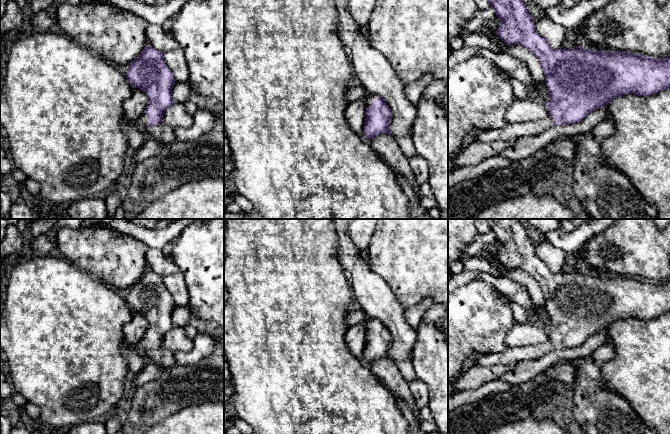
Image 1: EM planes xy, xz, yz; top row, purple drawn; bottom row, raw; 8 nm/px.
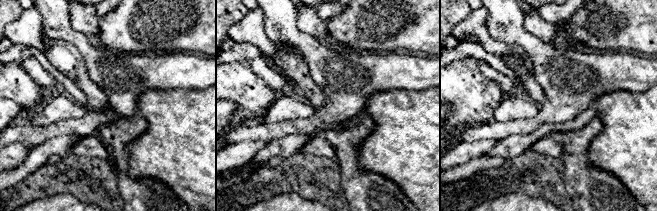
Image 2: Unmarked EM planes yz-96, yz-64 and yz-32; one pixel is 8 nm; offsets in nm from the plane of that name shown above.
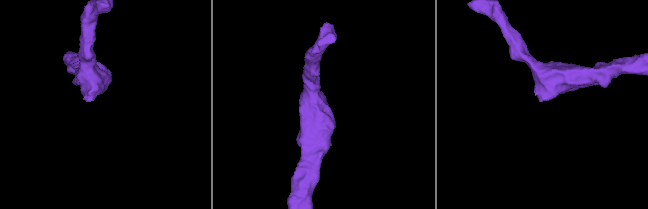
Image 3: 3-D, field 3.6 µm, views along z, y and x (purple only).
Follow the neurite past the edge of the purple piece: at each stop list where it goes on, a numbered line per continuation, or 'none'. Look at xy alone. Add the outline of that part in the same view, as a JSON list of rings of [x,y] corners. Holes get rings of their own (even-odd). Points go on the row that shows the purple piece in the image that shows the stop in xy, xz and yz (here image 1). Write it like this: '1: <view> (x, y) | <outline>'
1: xy (142, 120) | [[[144,112],[135,122],[134,124],[138,125],[138,126],[143,126],[146,127],[147,126],[147,114]]]

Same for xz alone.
1: xz (368, 97) | [[[366,90],[366,93],[364,95],[364,97],[362,98],[365,101],[366,107],[371,105],[372,101],[375,101],[378,99],[378,95],[376,94],[371,94],[370,92],[368,92]]]

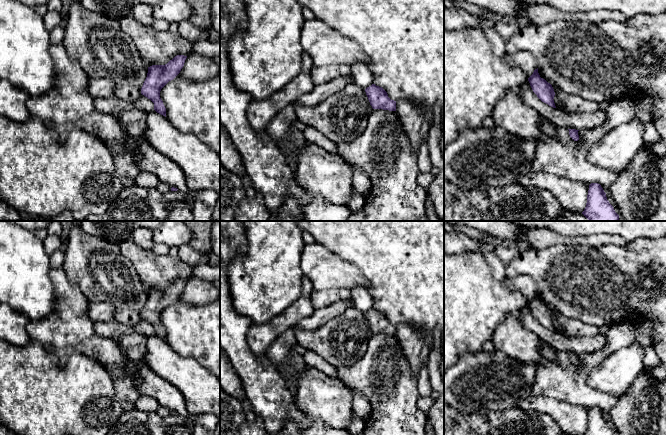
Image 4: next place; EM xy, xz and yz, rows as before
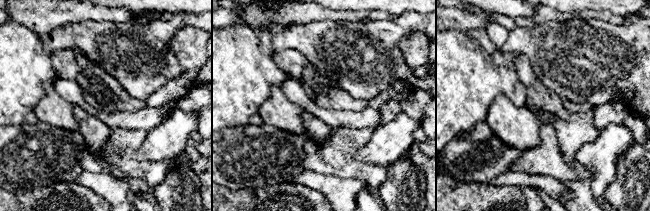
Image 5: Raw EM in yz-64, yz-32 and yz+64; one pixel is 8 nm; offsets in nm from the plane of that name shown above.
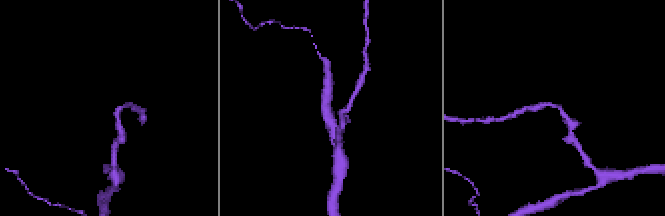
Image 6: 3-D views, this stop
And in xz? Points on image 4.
none

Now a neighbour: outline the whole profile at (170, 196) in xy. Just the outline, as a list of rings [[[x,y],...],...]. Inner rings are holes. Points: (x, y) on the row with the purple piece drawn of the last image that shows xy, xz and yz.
[[[188,190],[169,191],[164,194],[164,198],[169,202],[172,202],[174,200],[185,200],[188,196]]]

